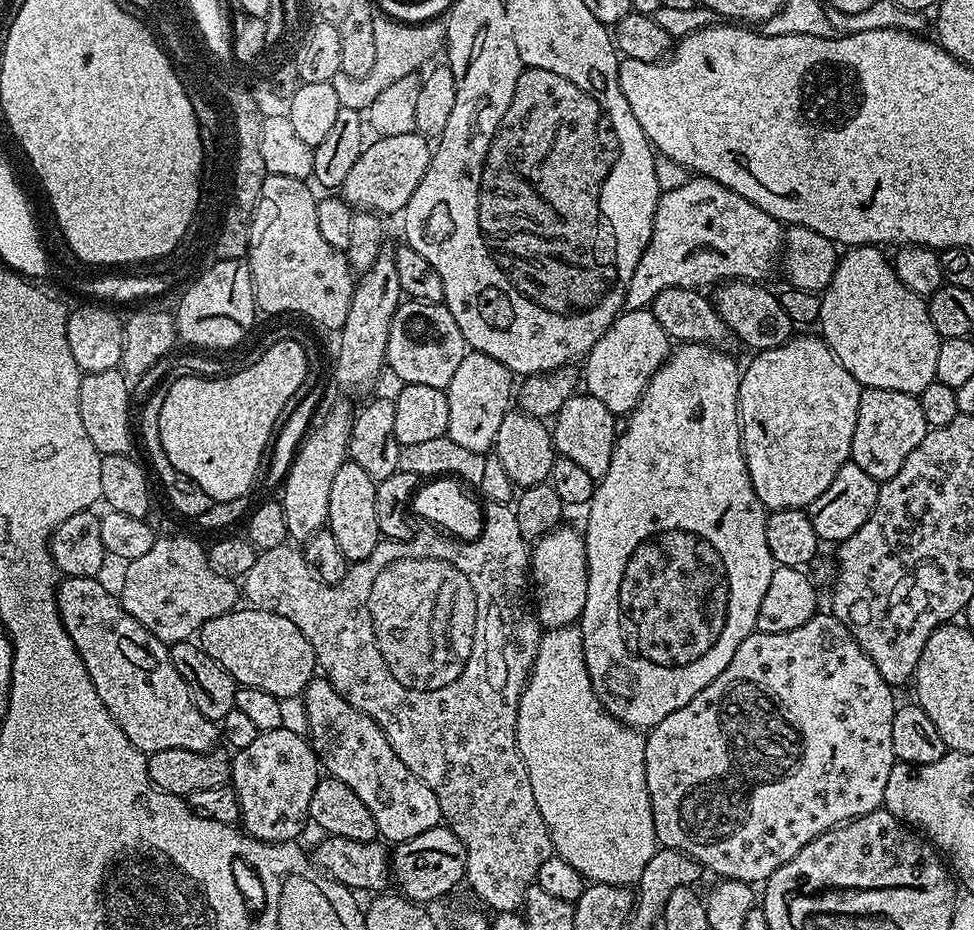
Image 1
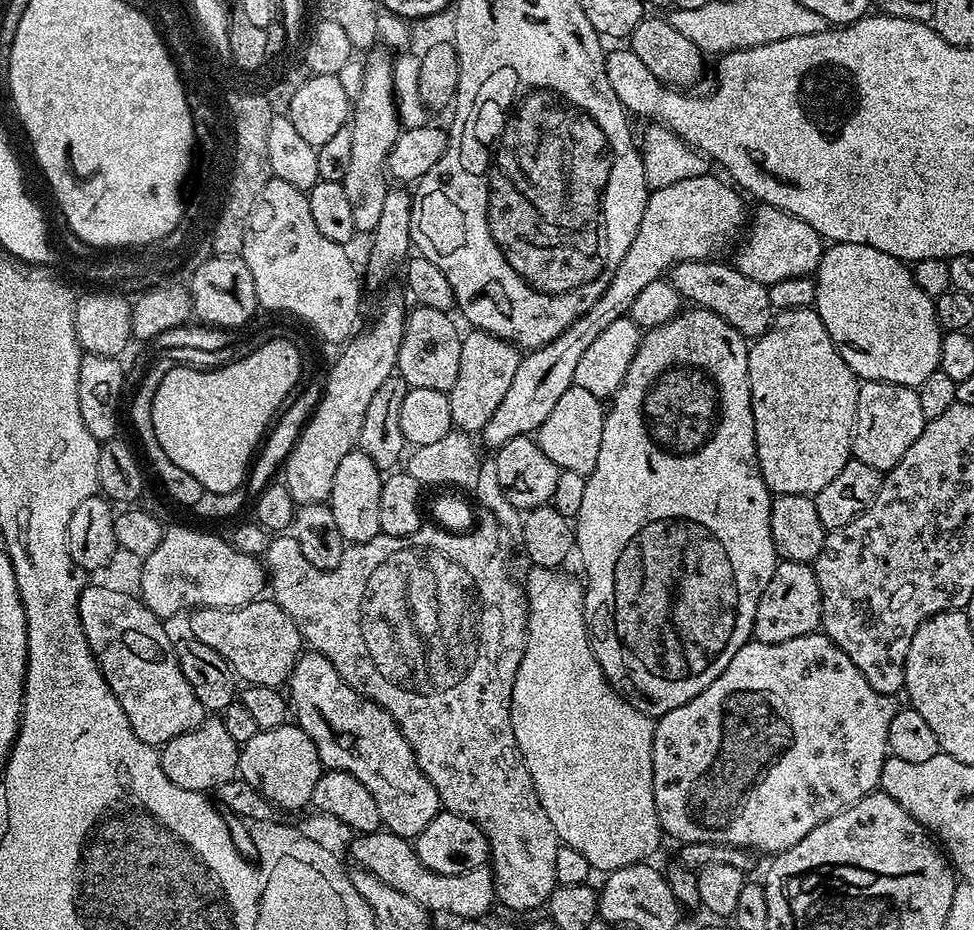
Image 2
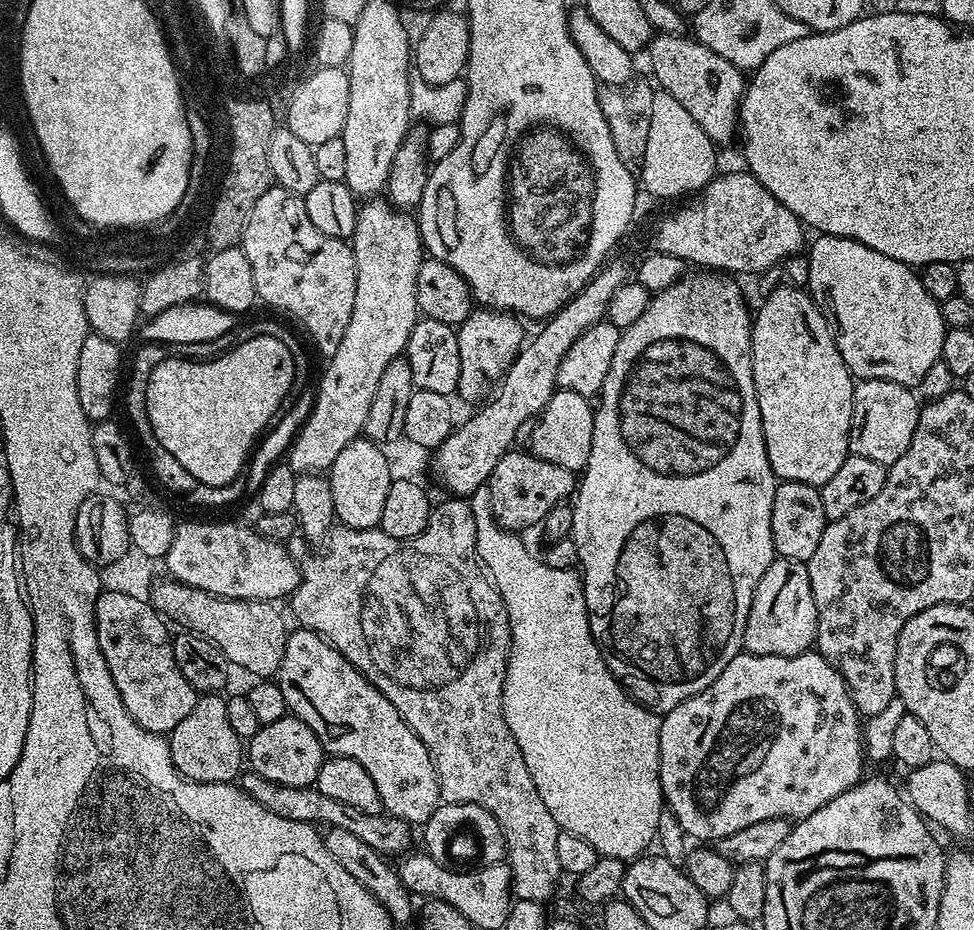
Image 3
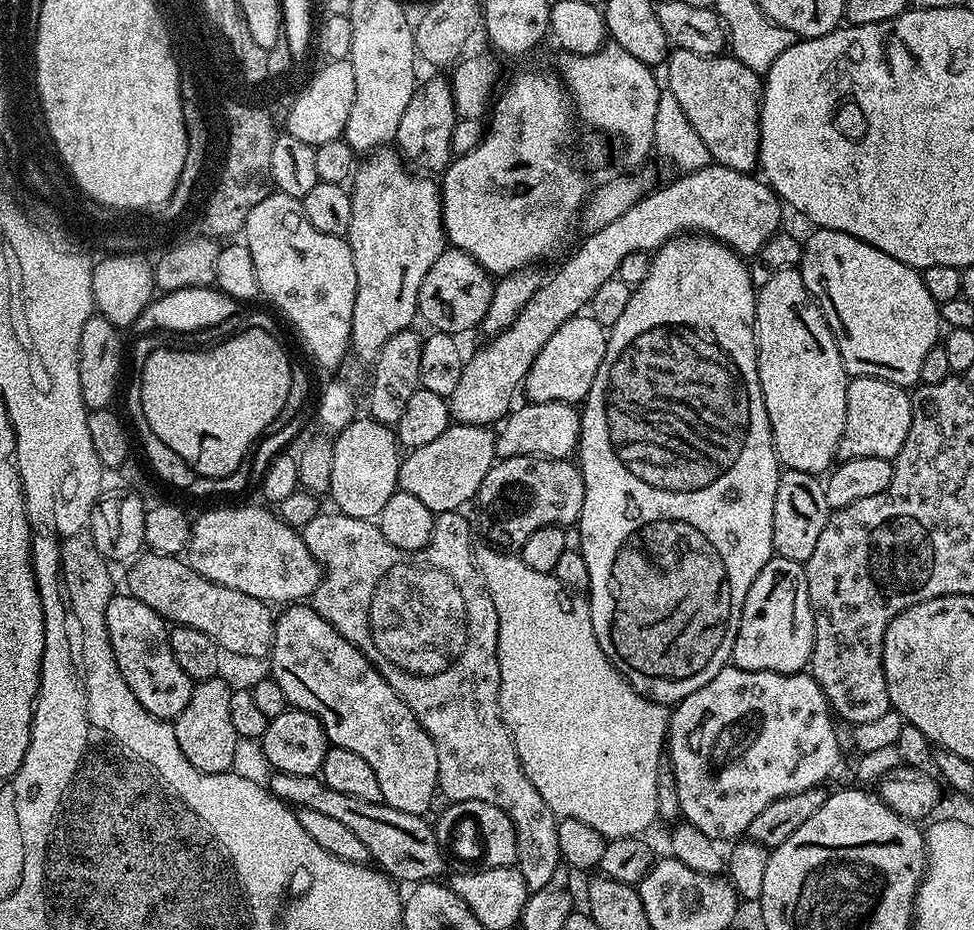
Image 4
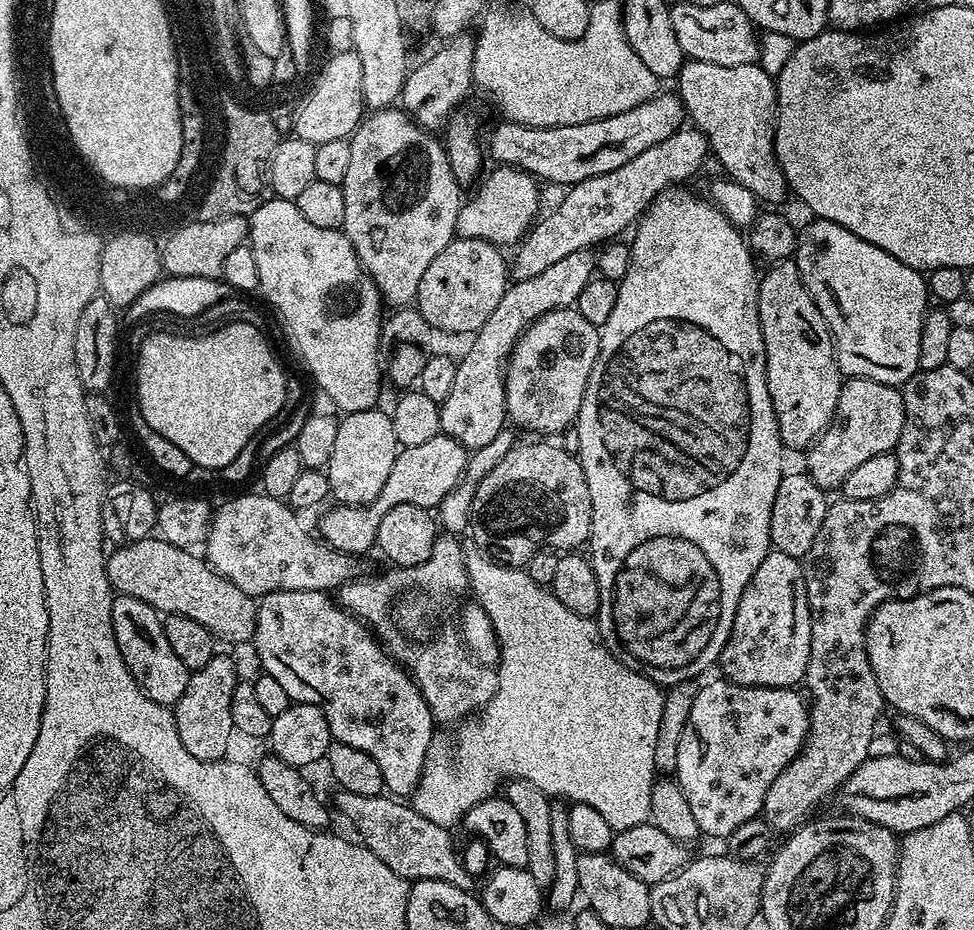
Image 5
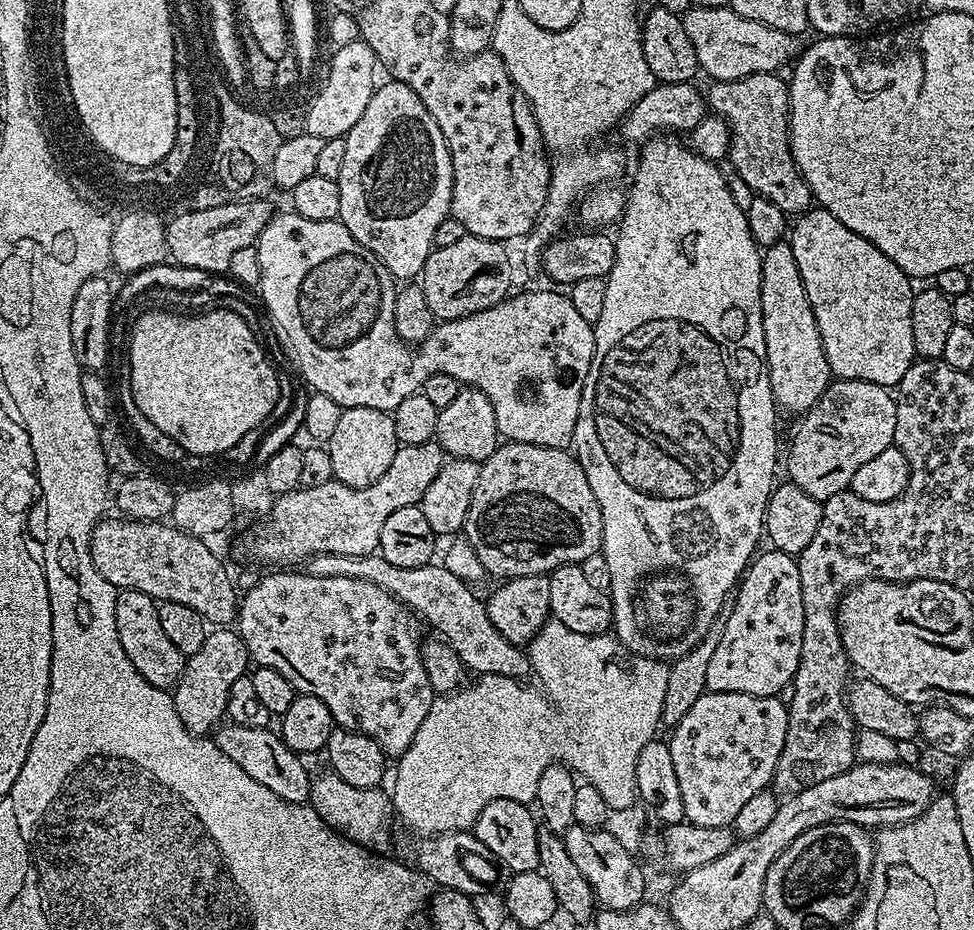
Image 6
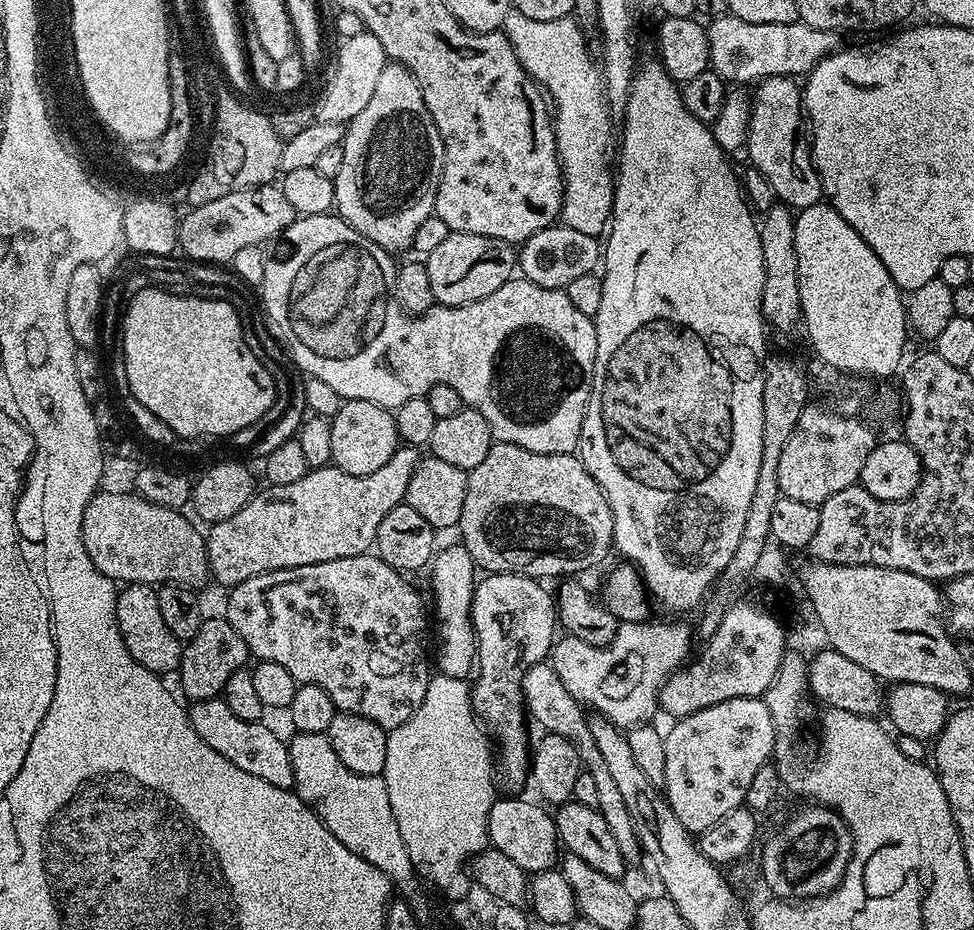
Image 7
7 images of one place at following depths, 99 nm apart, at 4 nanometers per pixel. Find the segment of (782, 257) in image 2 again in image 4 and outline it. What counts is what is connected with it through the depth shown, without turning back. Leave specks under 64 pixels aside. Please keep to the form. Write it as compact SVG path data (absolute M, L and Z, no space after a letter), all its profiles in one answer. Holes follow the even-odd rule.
M711 162L705 168L694 169L675 177L669 184L661 186L657 192L649 191L637 204L630 206L622 218L614 218L610 226L602 226L602 230L589 232L583 238L580 249L561 266L560 272L556 272L548 281L541 283L536 292L530 298L514 318L509 328L495 333L489 344L484 344L473 356L469 355L464 362L462 378L458 378L458 386L452 396L447 397L448 411L451 419L458 424L482 424L485 426L495 425L503 421L504 417L512 411L516 392L521 391L524 378L527 376L534 358L538 358L538 350L550 342L554 330L562 326L572 316L579 316L591 305L594 294L601 288L602 282L613 279L622 266L622 258L626 254L635 252L655 253L668 240L681 234L707 234L713 240L718 240L726 247L741 257L755 257L766 246L771 236L781 231L780 208L782 201L767 183L759 175L750 172L730 170L726 166Z

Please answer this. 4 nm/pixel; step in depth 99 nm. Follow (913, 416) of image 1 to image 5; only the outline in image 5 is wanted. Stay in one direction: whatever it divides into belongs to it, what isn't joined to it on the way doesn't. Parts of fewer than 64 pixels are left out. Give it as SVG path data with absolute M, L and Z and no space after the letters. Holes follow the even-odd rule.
M853 376L845 379L840 386L838 394L838 406L830 418L830 422L824 428L824 432L807 449L808 468L806 475L814 481L819 488L831 490L839 489L849 474L862 462L874 458L874 454L886 454L893 451L896 443L900 441L902 426L904 425L904 393L899 387L882 382L874 382L870 378Z

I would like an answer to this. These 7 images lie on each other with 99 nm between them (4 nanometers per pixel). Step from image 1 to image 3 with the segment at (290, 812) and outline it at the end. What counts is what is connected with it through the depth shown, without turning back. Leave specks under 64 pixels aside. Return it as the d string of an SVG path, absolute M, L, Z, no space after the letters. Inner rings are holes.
M291 714L278 718L278 722L261 724L258 734L254 734L246 744L246 760L251 771L282 786L307 788L315 785L318 770L325 758L326 753L322 742L318 742L318 734L314 734L314 730L306 726L306 722Z

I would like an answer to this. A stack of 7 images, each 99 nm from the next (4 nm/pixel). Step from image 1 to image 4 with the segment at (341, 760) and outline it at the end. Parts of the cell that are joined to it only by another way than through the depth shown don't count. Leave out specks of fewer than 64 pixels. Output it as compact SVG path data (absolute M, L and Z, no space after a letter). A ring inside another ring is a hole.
M304 602L289 604L281 612L284 613L281 616L279 613L275 617L276 629L272 635L272 651L270 653L272 672L270 672L270 676L271 679L278 682L278 686L282 686L282 694L286 694L289 705L319 718L324 727L324 733L328 735L329 745L342 750L351 750L353 754L362 754L365 762L370 762L370 770L374 770L374 774L378 778L378 786L382 789L383 803L389 804L394 810L406 810L406 814L424 816L427 813L427 808L432 804L432 799L437 799L438 796L438 754L434 750L434 742L430 738L430 734L426 734L426 730L420 725L418 718L414 718L410 706L406 706L406 702L402 702L402 698L396 693L394 686L390 686L390 682L386 682L386 678L382 678L380 671L352 643L346 638L342 638L342 634L338 634L338 630L334 630L334 626L330 622L326 622L326 618L322 618Z

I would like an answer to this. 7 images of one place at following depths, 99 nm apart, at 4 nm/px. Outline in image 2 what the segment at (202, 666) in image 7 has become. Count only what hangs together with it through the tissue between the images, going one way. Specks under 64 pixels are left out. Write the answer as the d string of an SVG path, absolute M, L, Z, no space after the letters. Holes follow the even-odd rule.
M206 718L194 730L178 734L178 738L166 742L159 749L162 774L166 774L174 786L182 786L182 790L208 794L226 782L237 779L240 750L241 745L230 738L223 719Z

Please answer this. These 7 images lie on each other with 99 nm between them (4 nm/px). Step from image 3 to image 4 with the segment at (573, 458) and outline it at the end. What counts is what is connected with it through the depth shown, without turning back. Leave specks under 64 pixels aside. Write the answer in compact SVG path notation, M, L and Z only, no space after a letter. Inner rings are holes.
M524 402L521 408L520 405L513 407L499 425L496 454L501 460L515 456L549 456L551 460L566 460L577 451L579 442L580 412L573 405L562 402Z

